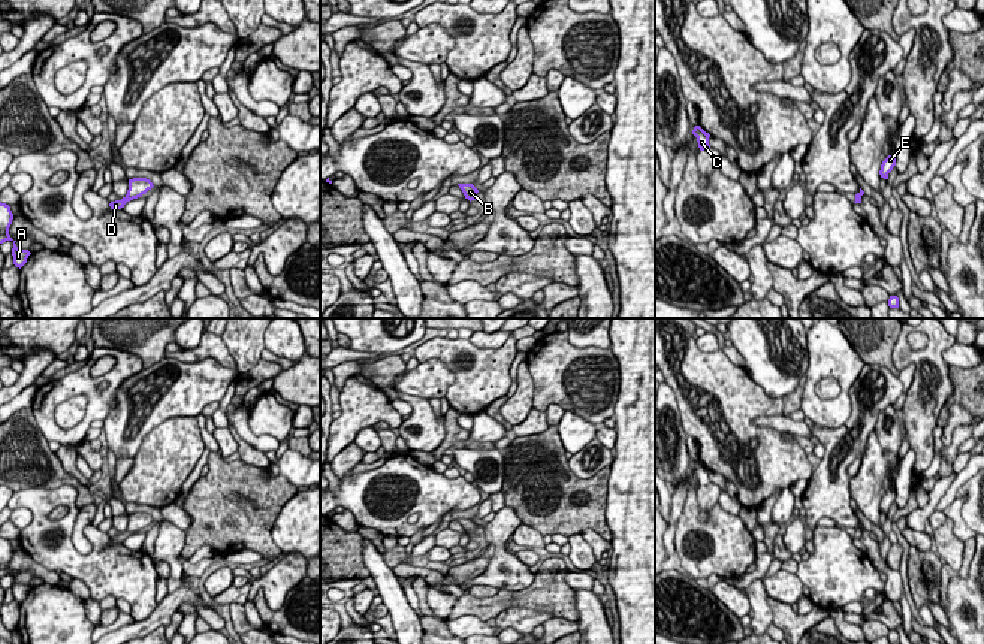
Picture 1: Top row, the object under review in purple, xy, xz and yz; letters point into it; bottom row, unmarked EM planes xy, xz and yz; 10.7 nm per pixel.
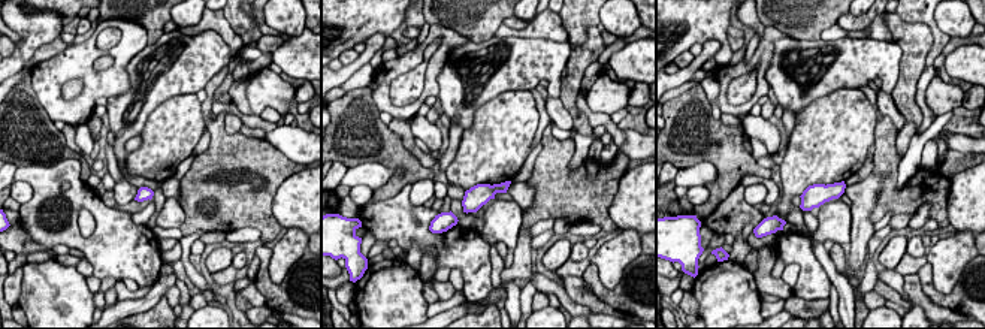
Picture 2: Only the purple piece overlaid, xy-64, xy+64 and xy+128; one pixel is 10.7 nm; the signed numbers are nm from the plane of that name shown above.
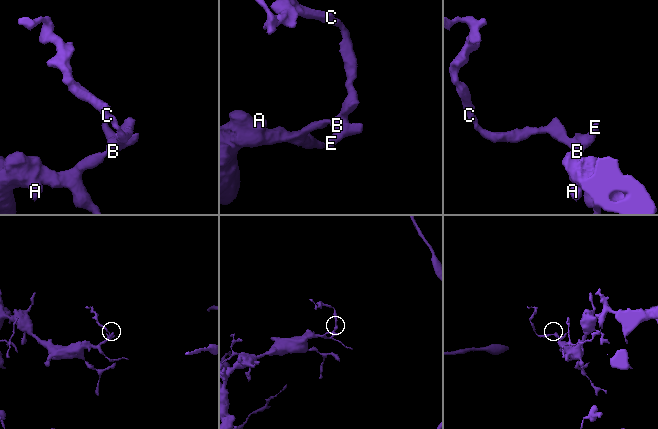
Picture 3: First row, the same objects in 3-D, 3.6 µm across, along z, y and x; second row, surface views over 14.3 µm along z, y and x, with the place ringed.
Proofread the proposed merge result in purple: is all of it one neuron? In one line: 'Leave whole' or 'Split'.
Leave whole

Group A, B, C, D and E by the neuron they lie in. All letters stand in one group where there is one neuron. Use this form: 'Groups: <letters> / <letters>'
Groups: A B C D E

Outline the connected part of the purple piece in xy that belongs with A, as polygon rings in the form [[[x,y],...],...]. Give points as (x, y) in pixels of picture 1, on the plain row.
[[[0,536],[0,578],[6,575],[13,577],[12,590],[13,590],[13,599],[16,602],[22,602],[27,598],[28,590],[31,589],[28,584],[22,584],[16,581],[16,575],[13,575],[9,569],[9,562],[12,559],[13,548],[10,545],[10,541]]]

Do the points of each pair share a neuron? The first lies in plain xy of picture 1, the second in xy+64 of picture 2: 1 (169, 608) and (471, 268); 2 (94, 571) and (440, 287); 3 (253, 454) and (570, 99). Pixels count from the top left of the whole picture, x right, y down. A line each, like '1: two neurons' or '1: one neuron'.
1: two neurons
2: two neurons
3: one neuron

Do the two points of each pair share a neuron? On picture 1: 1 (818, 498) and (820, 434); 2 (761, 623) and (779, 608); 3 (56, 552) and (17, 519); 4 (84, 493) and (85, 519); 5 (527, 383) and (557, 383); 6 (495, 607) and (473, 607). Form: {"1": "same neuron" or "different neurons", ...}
{"1": "same neuron", "2": "different neurons", "3": "different neurons", "4": "different neurons", "5": "different neurons", "6": "same neuron"}

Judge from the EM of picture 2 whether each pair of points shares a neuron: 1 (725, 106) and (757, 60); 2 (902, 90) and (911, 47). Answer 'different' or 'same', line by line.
1: same
2: same

